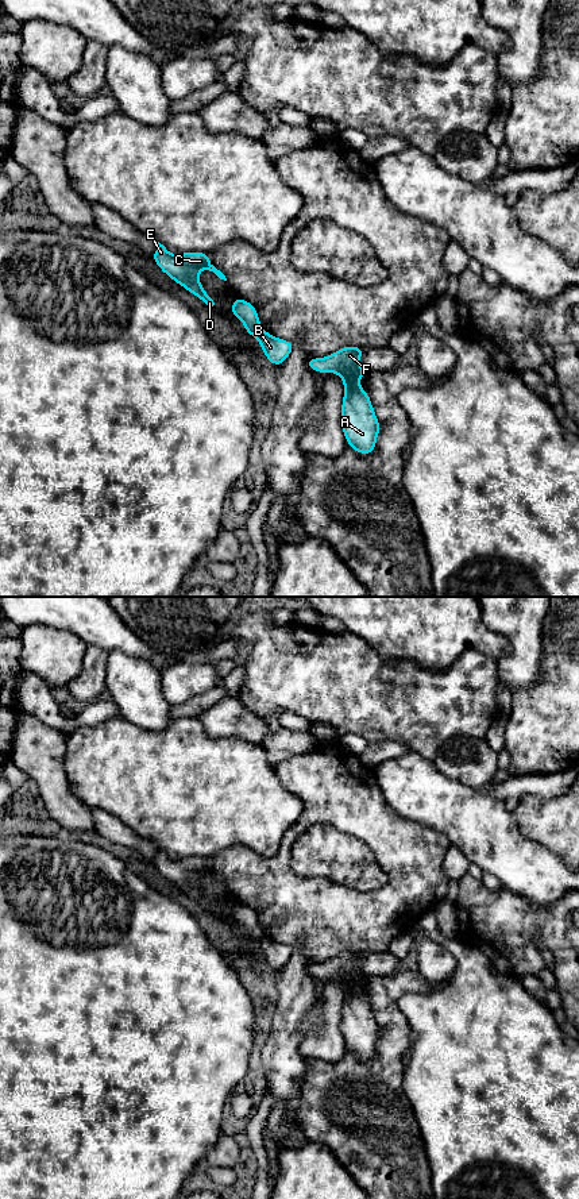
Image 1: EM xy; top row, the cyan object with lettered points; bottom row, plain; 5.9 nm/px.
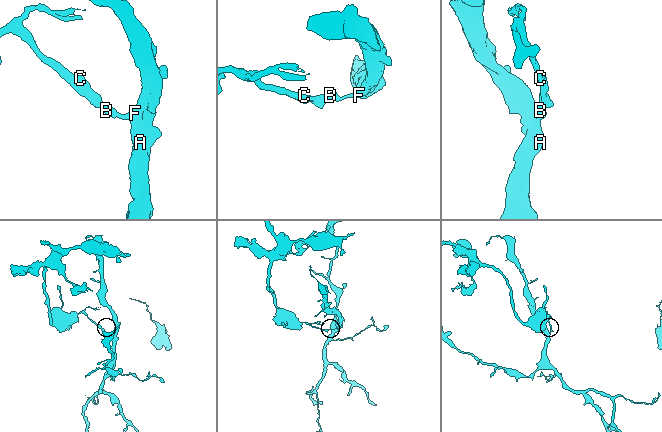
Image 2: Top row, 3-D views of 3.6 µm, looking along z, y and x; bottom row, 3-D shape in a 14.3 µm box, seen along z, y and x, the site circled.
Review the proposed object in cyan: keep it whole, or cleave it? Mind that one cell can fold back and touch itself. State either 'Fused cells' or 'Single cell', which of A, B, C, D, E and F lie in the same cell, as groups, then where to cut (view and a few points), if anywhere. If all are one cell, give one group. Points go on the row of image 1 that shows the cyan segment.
Fused cells. Groups: A B F / C D E. Split along xy (265, 332), (258, 338)

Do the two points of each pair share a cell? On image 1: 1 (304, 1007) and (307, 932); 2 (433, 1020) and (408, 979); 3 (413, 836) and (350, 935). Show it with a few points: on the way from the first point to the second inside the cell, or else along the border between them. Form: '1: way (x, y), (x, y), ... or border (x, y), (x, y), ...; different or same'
1: border (293, 945), (302, 944), (304, 952), (311, 960); different
2: border (433, 987), (429, 991), (415, 994); different
3: way (413, 860), (413, 871), (374, 910); same

